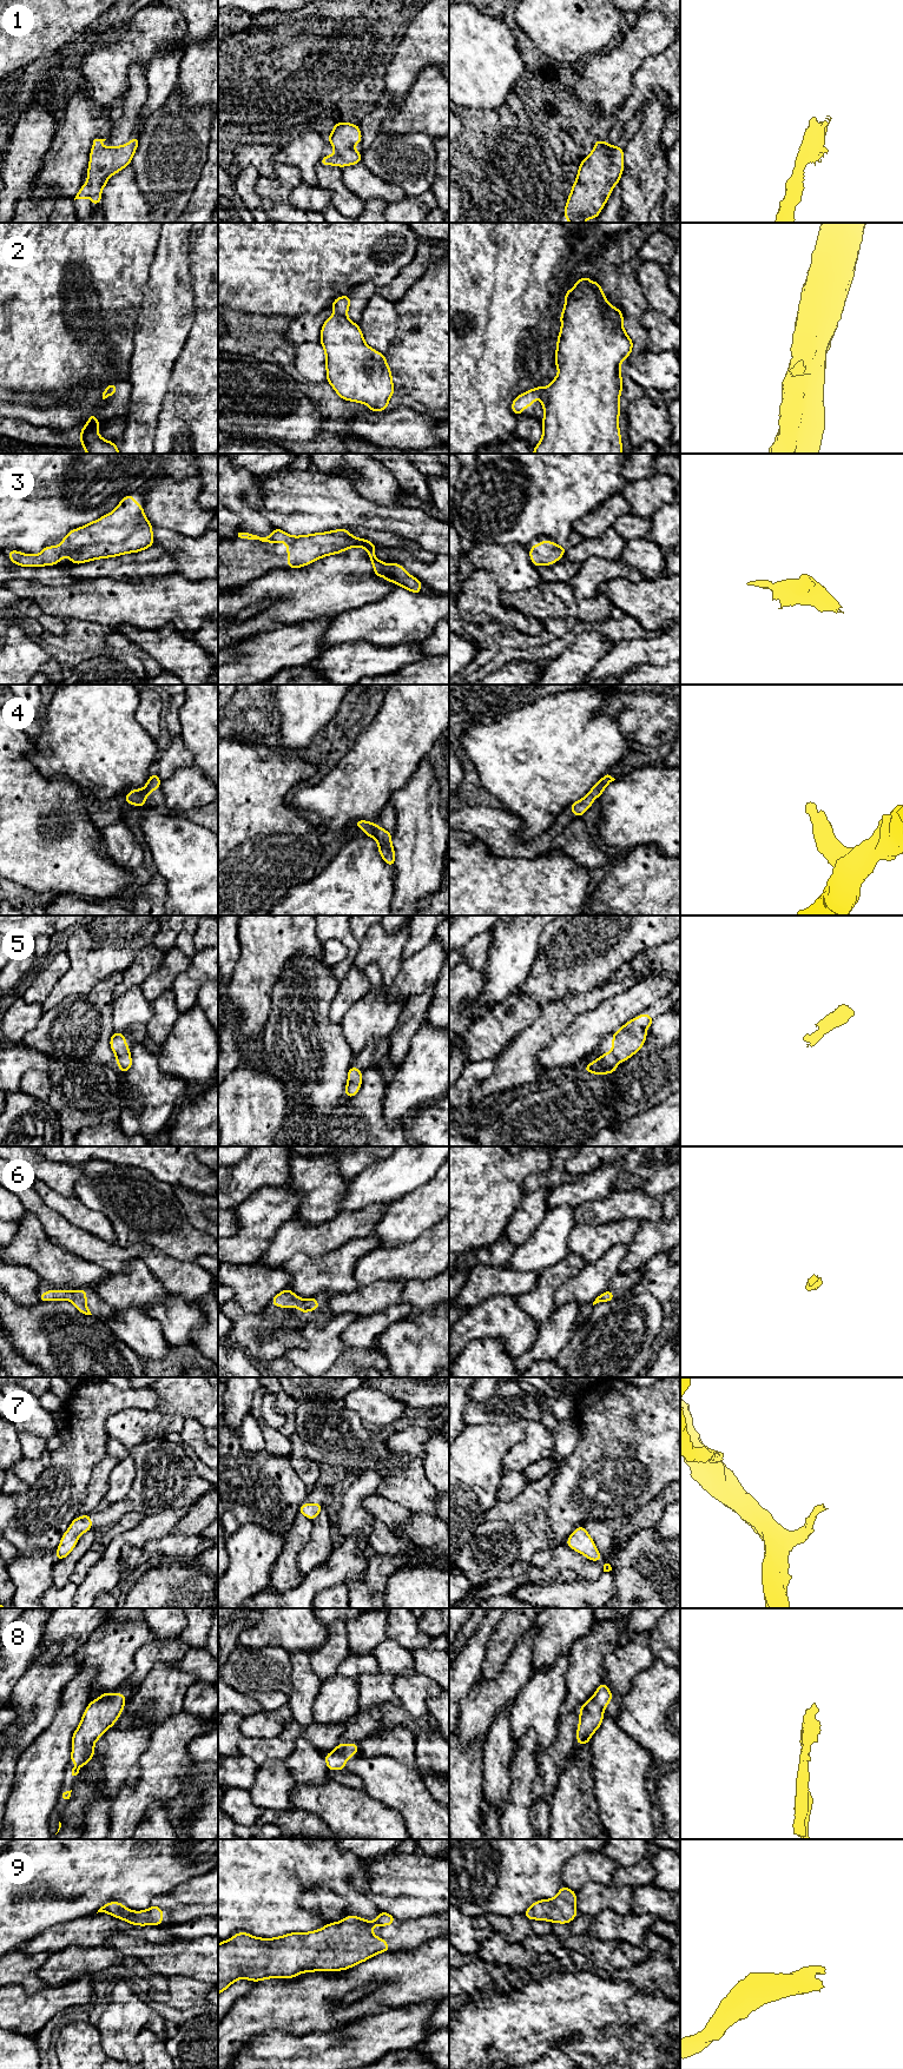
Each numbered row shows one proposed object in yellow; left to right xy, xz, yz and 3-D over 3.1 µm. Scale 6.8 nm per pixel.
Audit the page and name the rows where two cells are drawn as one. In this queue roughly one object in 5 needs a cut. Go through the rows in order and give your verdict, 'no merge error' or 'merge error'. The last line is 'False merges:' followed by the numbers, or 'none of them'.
1: no merge error
2: merge error
3: no merge error
4: no merge error
5: no merge error
6: no merge error
7: no merge error
8: no merge error
9: no merge error
False merges: 2

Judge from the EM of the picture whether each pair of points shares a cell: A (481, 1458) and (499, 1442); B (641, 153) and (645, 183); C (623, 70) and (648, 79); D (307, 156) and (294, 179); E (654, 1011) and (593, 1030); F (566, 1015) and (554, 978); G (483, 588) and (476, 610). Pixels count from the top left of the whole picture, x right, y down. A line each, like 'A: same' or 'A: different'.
A: same
B: same
C: different
D: different
E: different
F: different
G: same

